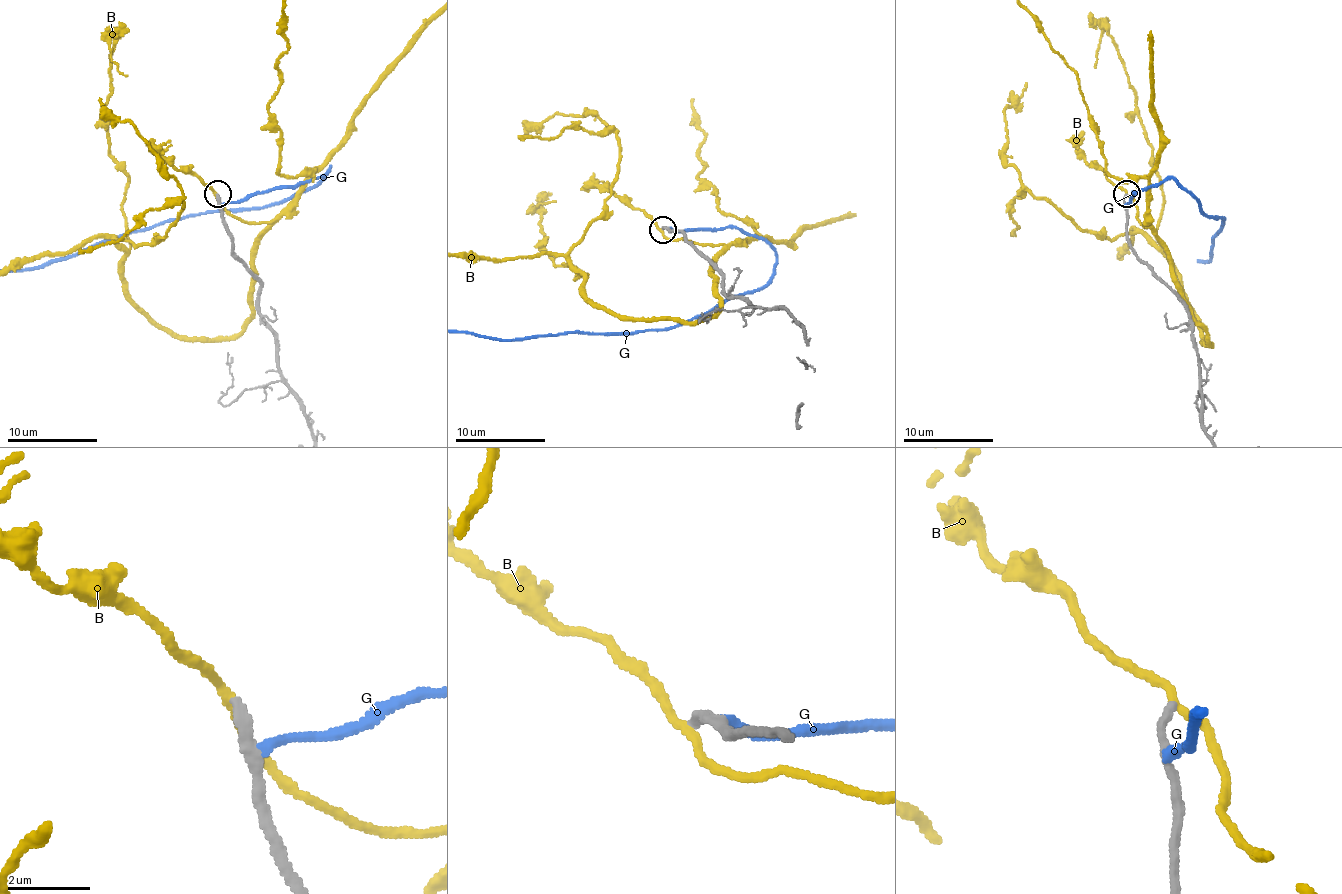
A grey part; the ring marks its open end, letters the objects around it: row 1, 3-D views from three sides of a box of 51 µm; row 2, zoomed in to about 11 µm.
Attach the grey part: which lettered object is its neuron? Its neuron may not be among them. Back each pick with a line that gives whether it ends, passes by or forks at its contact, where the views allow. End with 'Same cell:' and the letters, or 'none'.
Same cell: none

